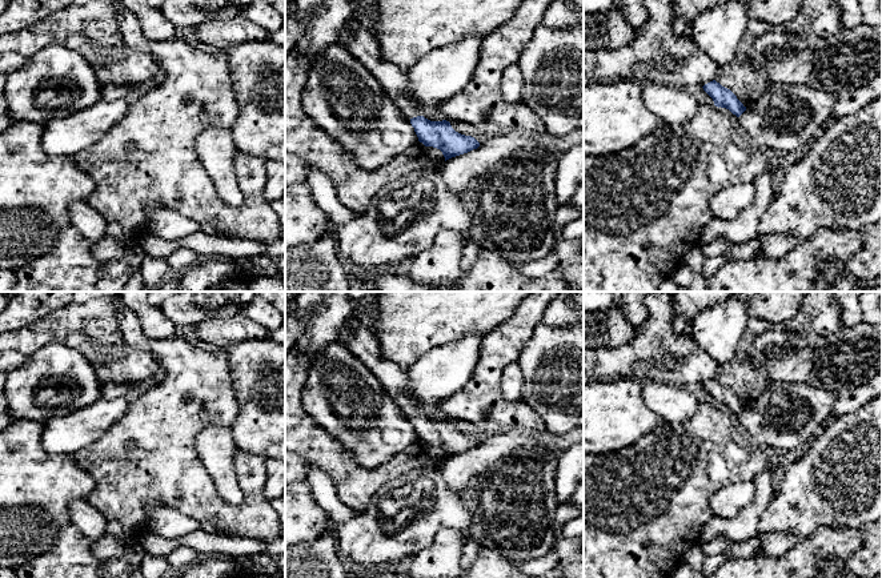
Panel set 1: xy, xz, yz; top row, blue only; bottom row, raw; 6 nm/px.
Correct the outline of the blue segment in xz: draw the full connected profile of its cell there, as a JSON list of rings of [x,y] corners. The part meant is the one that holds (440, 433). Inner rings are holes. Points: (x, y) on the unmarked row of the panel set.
[[[346,320],[340,328],[340,342],[369,368],[402,414],[410,418],[418,439],[425,445],[440,447],[445,459],[480,445],[474,435],[456,430],[449,420],[424,416],[424,408],[409,389],[408,369],[382,357],[374,332],[361,321]]]

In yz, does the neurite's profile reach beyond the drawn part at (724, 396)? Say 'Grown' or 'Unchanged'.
Unchanged

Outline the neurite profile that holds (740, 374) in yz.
[[[741,346],[730,361],[718,368],[715,380],[730,388],[746,406],[769,386],[766,374],[754,366],[750,356]]]

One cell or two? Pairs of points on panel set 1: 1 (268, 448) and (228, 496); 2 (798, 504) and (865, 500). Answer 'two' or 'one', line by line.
1: two
2: one

